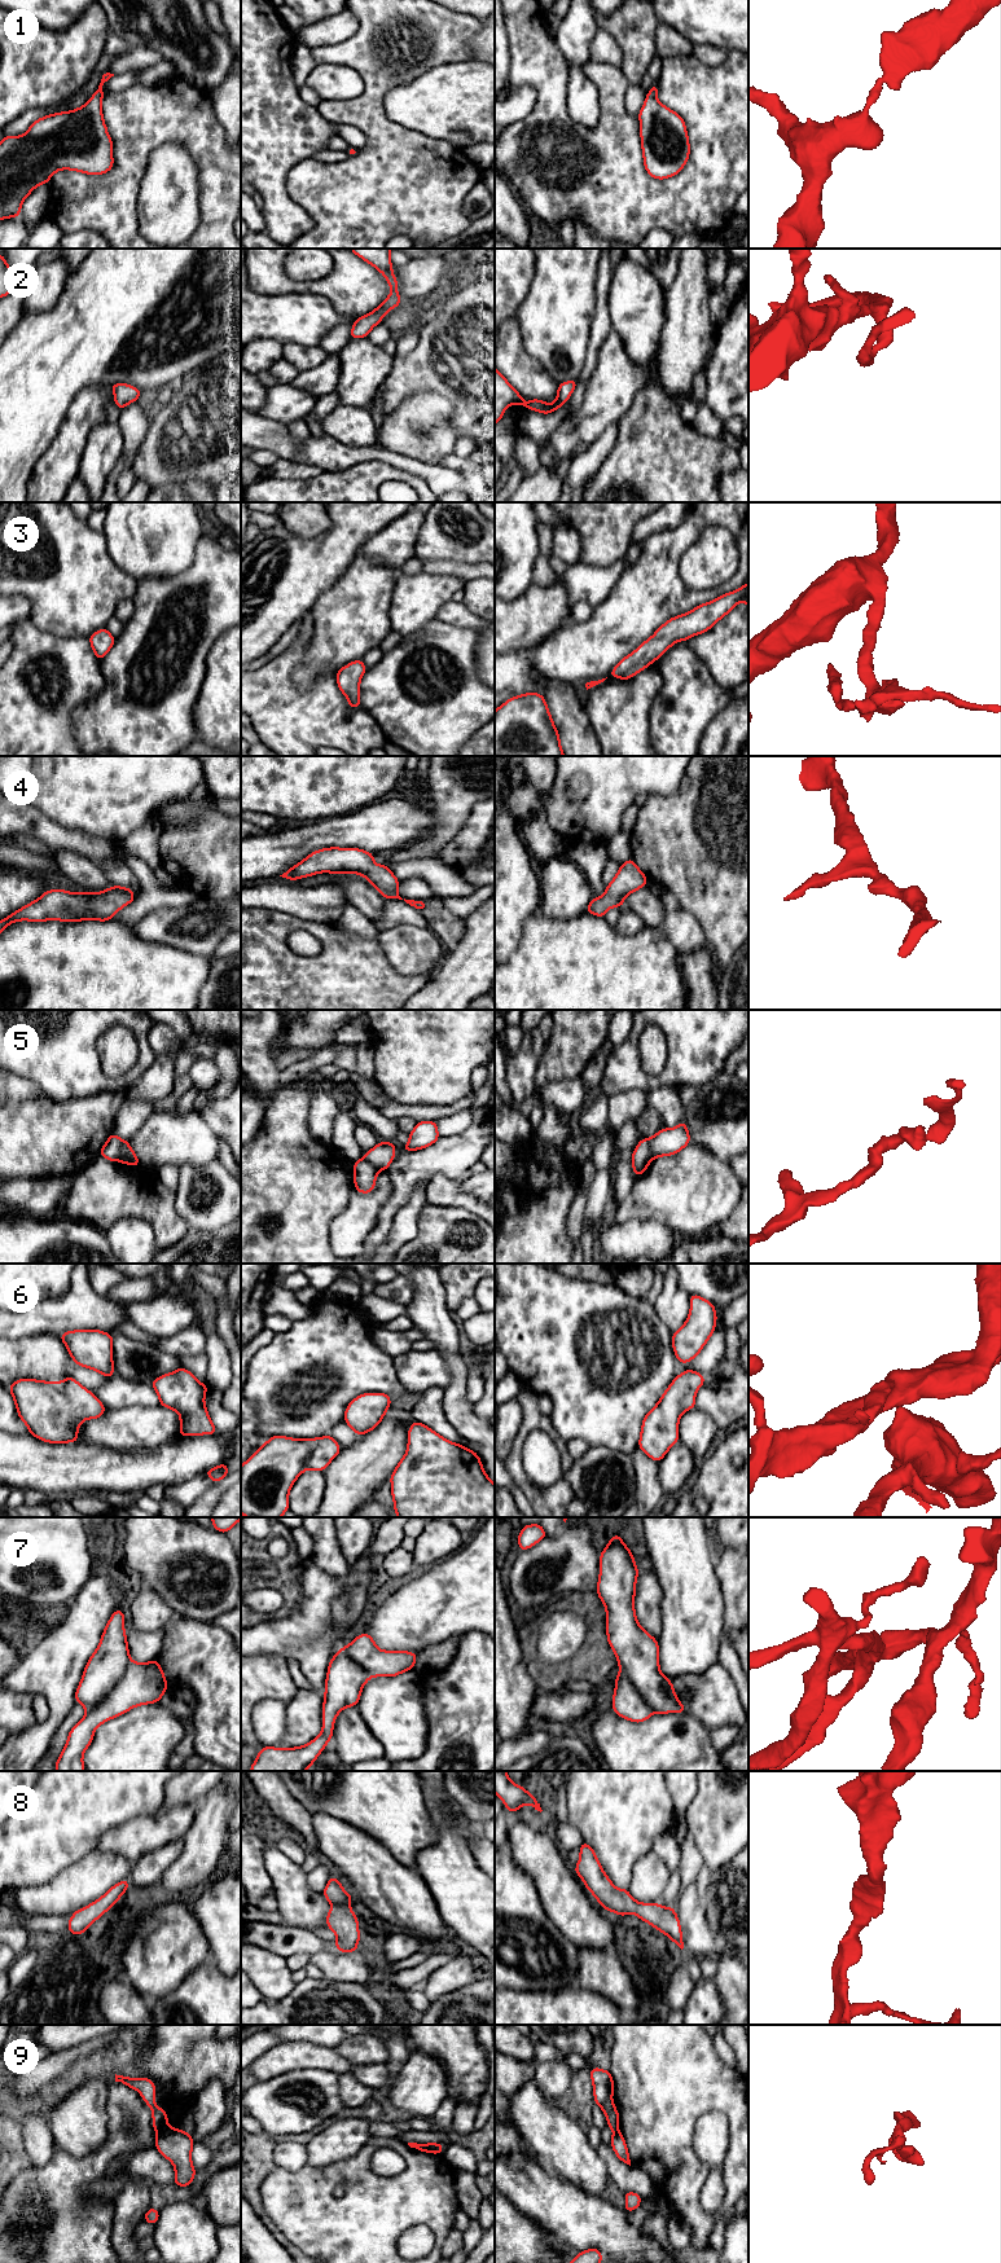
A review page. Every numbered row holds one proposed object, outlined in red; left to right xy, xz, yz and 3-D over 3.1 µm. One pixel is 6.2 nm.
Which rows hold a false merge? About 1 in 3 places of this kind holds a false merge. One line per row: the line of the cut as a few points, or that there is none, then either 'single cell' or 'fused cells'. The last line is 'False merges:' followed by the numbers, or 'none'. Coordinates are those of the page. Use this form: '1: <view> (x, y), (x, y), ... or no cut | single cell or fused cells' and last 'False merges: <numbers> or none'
1: no cut | single cell
2: no cut | single cell
3: no cut | single cell
4: no cut | single cell
5: xy (124, 1141), (117, 1160) | fused cells
6: no cut | single cell
7: xy (130, 1660), (123, 1675), (110, 1691), (87, 1710) | fused cells
8: no cut | single cell
9: xy (168, 2129), (158, 2135) | fused cells
False merges: 5, 7, 9

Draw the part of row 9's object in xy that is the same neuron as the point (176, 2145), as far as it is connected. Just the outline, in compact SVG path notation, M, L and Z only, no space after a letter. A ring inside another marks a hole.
M180 2128L167 2130L155 2139L157 2150L175 2167L174 2183L179 2187L189 2187L196 2176L192 2165L193 2145L190 2134Z

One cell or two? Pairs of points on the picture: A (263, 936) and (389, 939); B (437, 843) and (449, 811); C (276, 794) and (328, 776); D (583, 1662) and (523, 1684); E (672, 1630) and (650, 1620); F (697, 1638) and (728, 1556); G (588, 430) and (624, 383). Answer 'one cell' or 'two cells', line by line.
A: two cells
B: one cell
C: one cell
D: two cells
E: two cells
F: two cells
G: one cell

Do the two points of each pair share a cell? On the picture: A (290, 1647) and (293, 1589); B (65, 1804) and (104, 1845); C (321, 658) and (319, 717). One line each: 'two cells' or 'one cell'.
A: two cells
B: two cells
C: two cells

